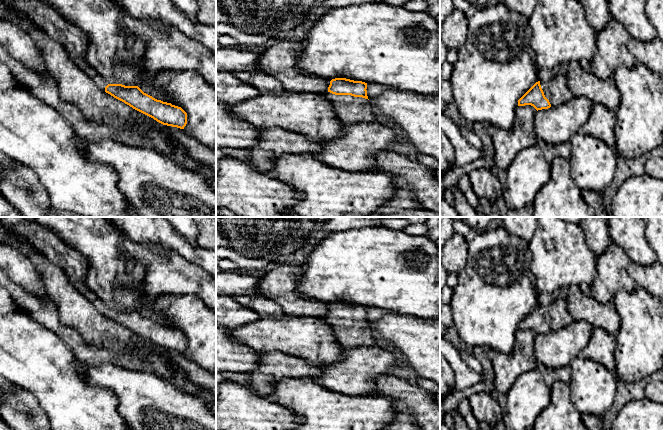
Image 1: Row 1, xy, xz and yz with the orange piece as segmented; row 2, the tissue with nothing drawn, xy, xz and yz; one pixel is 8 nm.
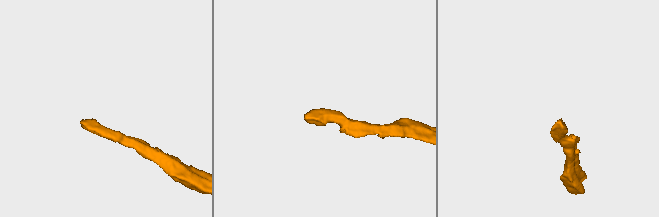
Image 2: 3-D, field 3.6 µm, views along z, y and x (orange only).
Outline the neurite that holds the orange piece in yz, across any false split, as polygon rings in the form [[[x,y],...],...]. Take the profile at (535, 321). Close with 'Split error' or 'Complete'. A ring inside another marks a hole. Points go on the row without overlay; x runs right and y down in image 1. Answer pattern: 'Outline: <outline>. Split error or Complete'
Outline: [[[559,297],[550,304],[536,306],[518,324],[518,330],[531,329],[538,335],[564,328],[572,320],[566,299]]]. Split error

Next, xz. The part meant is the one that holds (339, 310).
Outline: [[[335,302],[323,319],[333,327],[344,348],[372,347],[376,346],[376,339],[366,313],[365,306]]]. Split error

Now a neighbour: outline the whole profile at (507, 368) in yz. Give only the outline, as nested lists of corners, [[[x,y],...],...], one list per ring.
[[[531,329],[518,330],[515,334],[514,348],[508,354],[490,350],[494,370],[495,389],[507,394],[514,381],[525,372],[536,369],[534,340],[537,334]]]

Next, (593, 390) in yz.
[[[581,355],[574,358],[570,367],[570,397],[574,406],[581,414],[603,417],[616,397],[616,374]]]

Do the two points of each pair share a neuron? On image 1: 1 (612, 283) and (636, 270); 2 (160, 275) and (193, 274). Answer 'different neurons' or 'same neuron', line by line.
1: different neurons
2: same neuron

